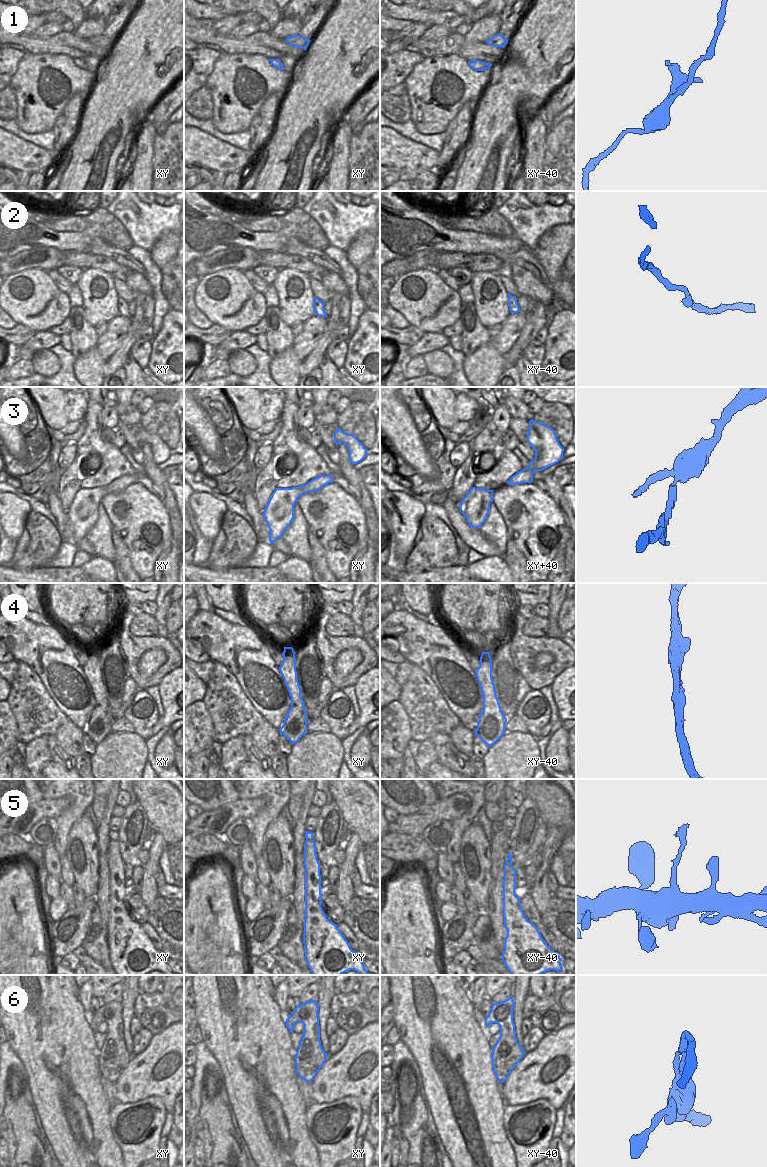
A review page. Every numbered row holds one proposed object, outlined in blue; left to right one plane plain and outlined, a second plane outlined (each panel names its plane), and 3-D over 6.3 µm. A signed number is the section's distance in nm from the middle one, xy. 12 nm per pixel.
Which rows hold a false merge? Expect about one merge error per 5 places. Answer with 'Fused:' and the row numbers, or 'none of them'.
Fused: 1

